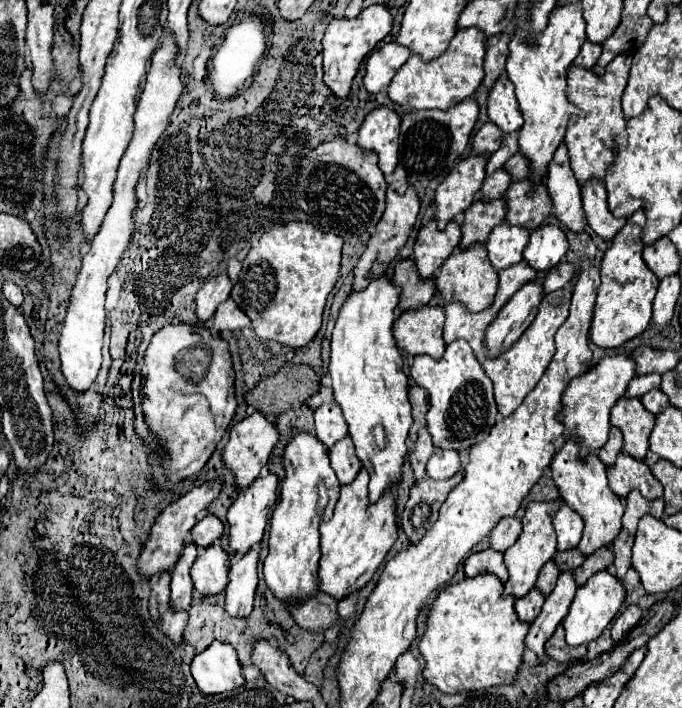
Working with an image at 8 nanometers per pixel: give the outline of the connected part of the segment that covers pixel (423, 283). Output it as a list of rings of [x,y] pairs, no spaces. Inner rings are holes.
[[[402,259],[394,267],[392,281],[402,287],[400,295],[400,309],[414,309],[432,301],[436,291],[434,277],[422,279],[414,259]]]

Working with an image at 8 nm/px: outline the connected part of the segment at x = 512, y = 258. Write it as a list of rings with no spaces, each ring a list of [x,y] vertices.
[[[500,223],[488,237],[486,249],[494,269],[504,269],[522,261],[522,251],[528,245],[528,235],[524,227],[516,227],[510,223]]]

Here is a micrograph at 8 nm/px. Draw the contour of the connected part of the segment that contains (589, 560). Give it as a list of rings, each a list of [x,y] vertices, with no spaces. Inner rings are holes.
[[[610,545],[598,549],[598,551],[592,553],[590,557],[586,557],[586,561],[584,561],[578,569],[574,569],[576,583],[578,583],[578,585],[584,585],[584,581],[586,581],[590,575],[594,575],[594,573],[600,571],[600,569],[606,569],[608,565],[612,565],[612,561],[614,561],[614,551],[612,551]]]

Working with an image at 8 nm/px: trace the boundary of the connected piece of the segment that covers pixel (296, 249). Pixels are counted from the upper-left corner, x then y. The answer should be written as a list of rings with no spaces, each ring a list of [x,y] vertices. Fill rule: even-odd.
[[[290,221],[266,231],[244,259],[232,299],[250,317],[260,339],[272,339],[288,347],[308,345],[322,325],[326,297],[334,289],[340,271],[342,237],[322,233],[312,223]]]

